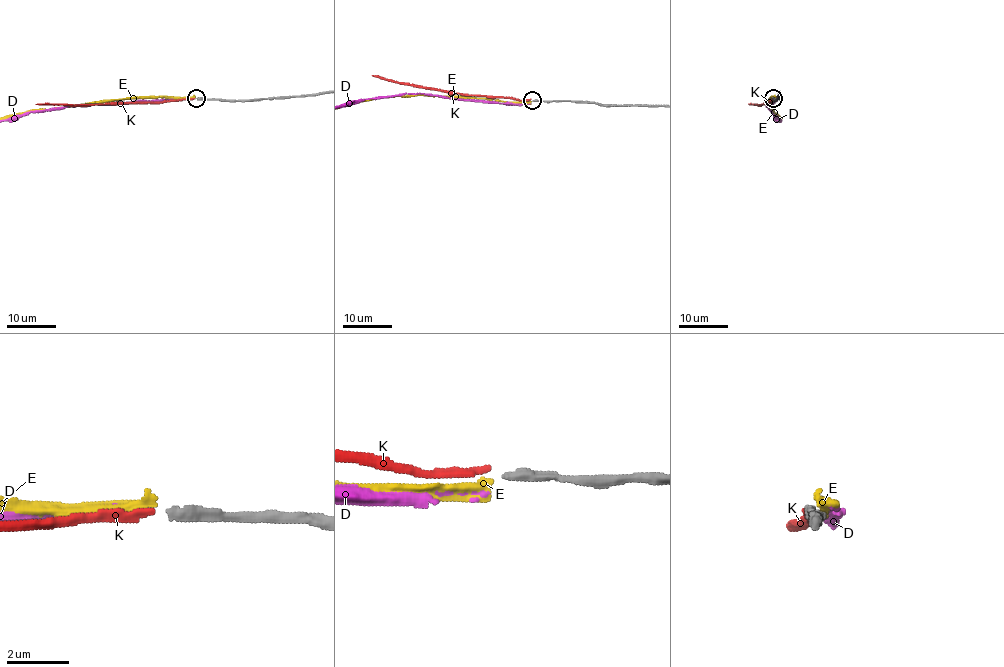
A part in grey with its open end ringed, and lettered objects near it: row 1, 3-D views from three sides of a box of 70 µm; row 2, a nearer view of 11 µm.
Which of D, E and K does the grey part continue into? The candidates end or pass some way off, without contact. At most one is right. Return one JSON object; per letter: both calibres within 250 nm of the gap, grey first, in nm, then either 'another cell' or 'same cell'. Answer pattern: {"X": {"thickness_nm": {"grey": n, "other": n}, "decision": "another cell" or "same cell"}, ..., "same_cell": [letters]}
{"D": {"thickness_nm": {"grey": 320, "other": 140}, "decision": "another cell"}, "E": {"thickness_nm": {"grey": 320, "other": 360}, "decision": "another cell"}, "K": {"thickness_nm": {"grey": 320, "other": 220}, "decision": "same cell"}, "same_cell": ["K"]}

